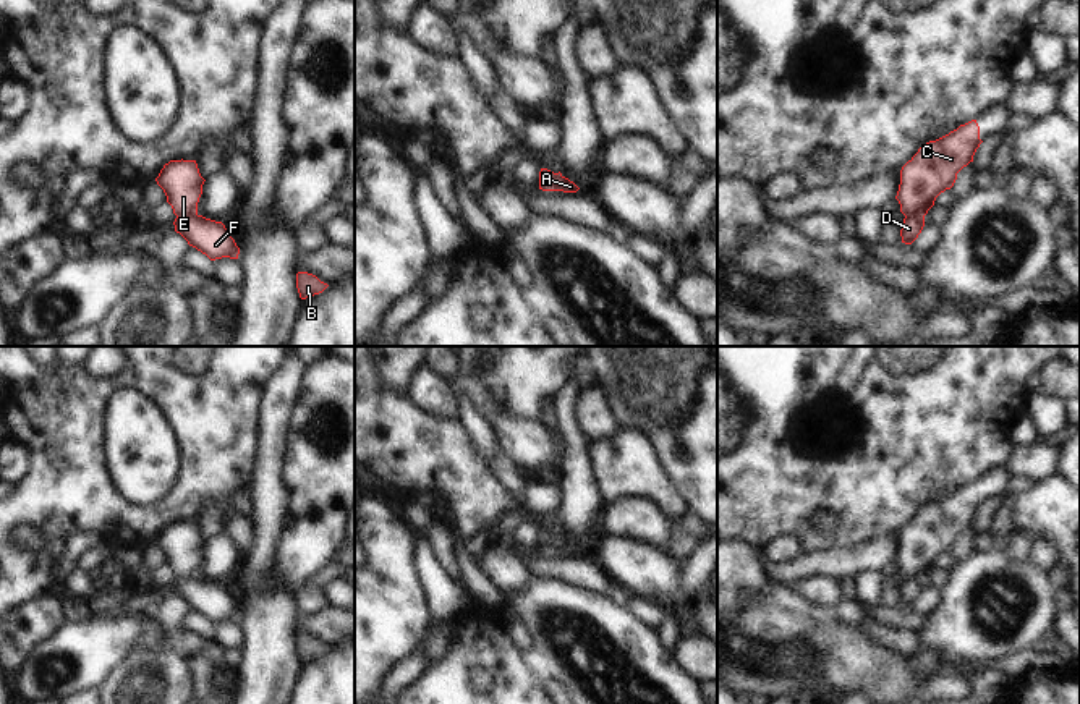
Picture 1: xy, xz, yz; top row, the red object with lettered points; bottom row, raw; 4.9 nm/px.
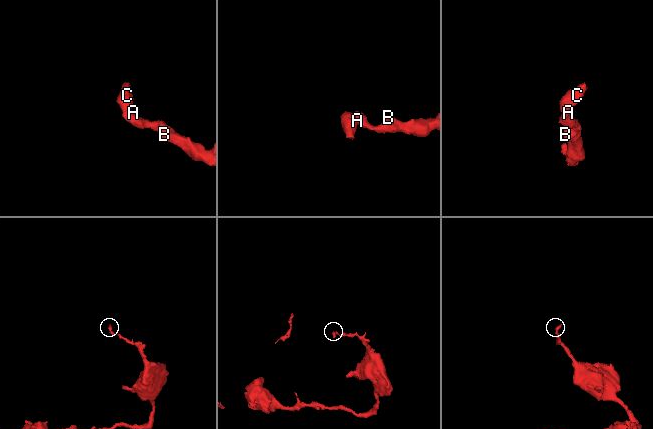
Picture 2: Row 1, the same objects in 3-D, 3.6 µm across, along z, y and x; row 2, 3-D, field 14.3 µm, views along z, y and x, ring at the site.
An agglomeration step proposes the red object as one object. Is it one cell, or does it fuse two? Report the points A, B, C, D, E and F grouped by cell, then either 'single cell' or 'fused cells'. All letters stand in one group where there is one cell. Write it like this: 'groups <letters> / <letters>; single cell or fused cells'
groups A B C D E F; single cell

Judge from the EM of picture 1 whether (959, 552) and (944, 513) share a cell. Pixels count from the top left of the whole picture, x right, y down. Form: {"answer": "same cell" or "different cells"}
{"answer": "different cells"}

